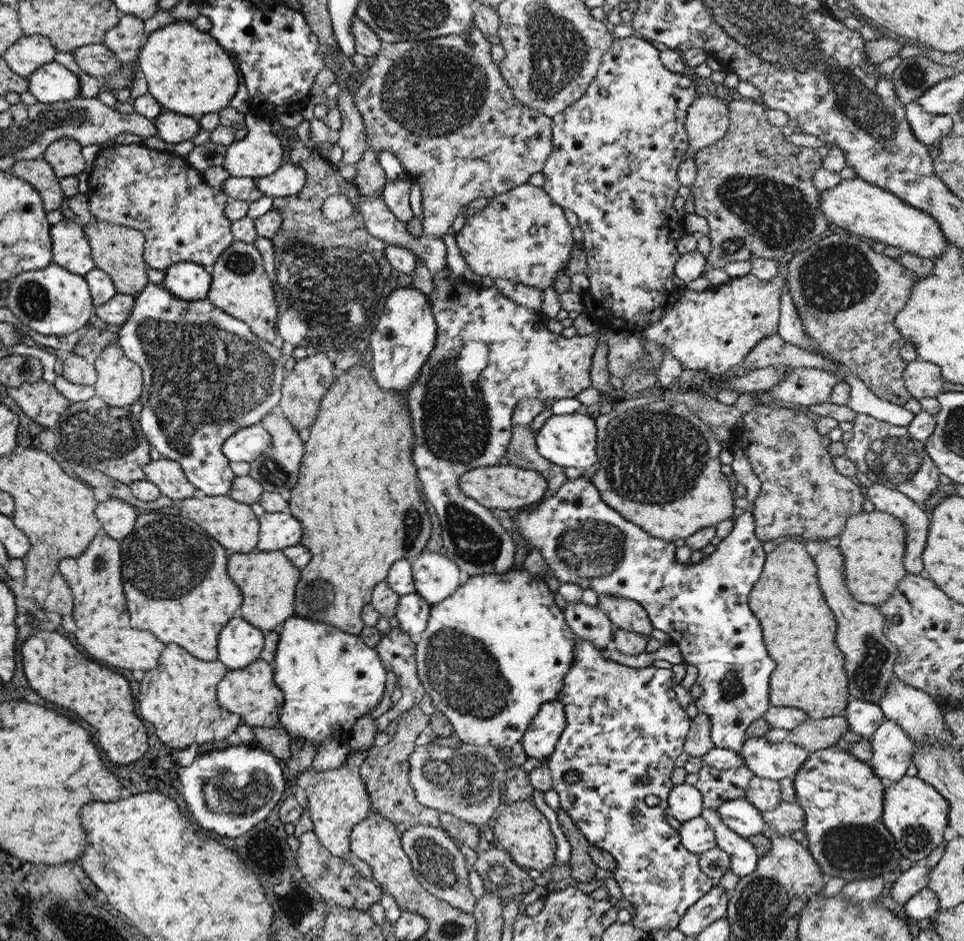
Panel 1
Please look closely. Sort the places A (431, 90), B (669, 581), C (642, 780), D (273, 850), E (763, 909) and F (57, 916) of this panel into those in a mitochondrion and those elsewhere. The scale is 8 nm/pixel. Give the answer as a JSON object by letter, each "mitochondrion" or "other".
{"A":"mitochondrion","B":"other","C":"other","D":"other","E":"mitochondrion","F":"other"}

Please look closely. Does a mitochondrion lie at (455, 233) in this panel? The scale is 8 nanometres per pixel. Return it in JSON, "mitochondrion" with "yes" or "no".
{"mitochondrion":"no"}

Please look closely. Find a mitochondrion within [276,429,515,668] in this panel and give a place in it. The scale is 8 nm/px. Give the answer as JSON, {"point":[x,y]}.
{"point":[474,539]}

